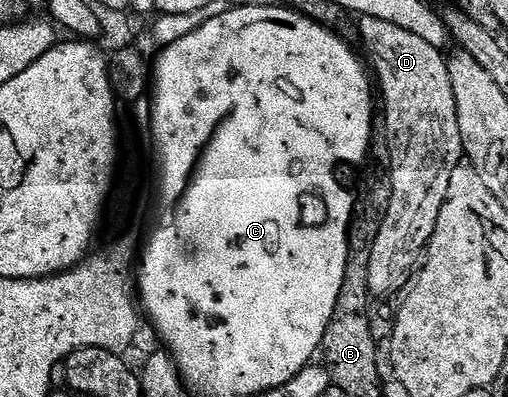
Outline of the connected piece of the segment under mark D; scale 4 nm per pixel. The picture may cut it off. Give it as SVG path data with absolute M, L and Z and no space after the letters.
M364 17L360 23L361 35L373 50L372 70L375 75L377 70L379 91L385 94L385 107L389 110L385 115L390 155L387 174L393 184L381 232L375 237L375 249L371 249L367 285L370 296L389 297L392 291L410 282L429 246L435 221L439 221L439 209L443 209L447 197L451 173L463 162L463 141L446 56L427 45L423 37L399 29L399 25L387 25L387 21L375 17Z

